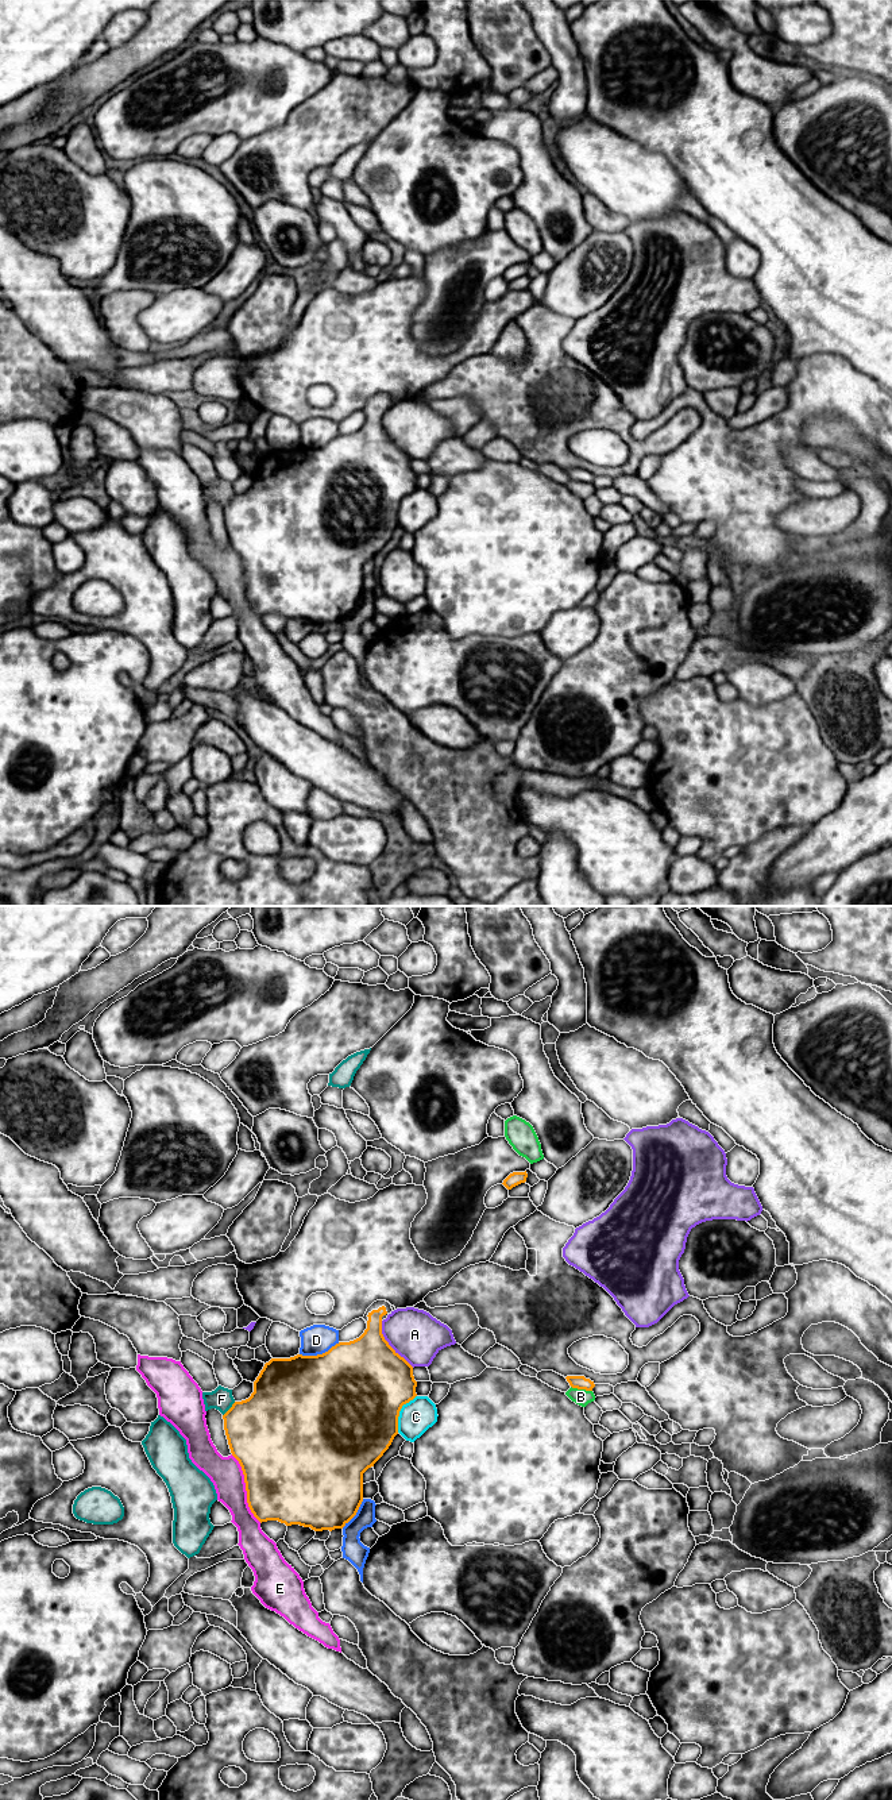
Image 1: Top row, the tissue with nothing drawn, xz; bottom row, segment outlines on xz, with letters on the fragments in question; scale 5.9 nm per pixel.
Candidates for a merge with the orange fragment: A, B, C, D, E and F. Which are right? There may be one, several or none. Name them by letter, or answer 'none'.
none

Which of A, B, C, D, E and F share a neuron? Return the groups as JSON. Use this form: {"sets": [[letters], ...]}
{"sets": [["A"], ["B"], ["C"], ["D"], ["E"], ["F"]]}

